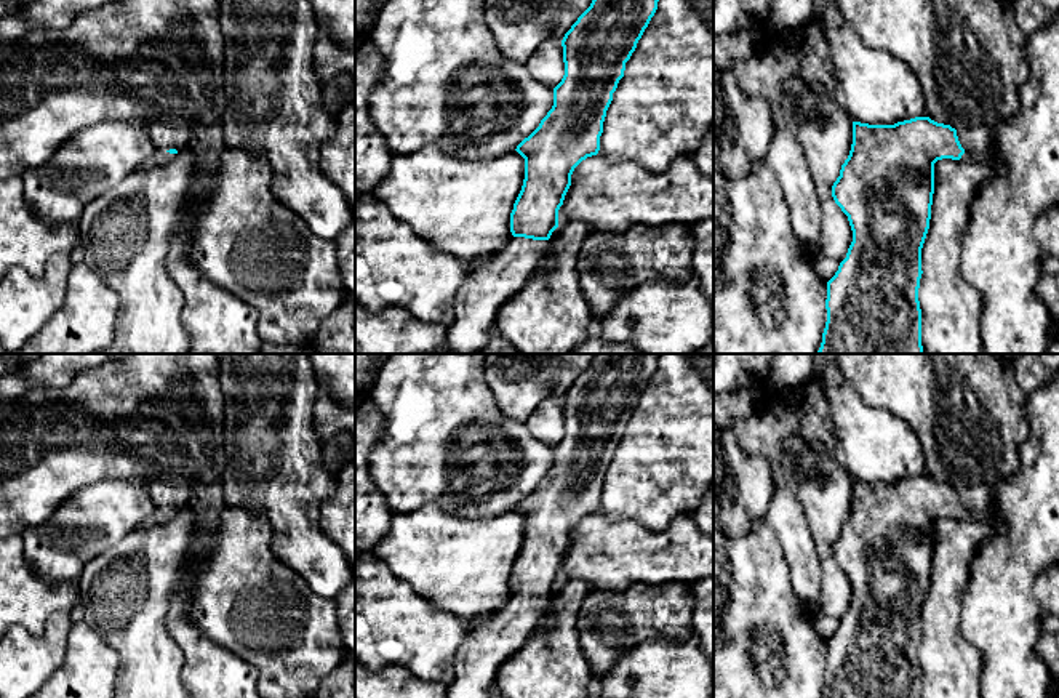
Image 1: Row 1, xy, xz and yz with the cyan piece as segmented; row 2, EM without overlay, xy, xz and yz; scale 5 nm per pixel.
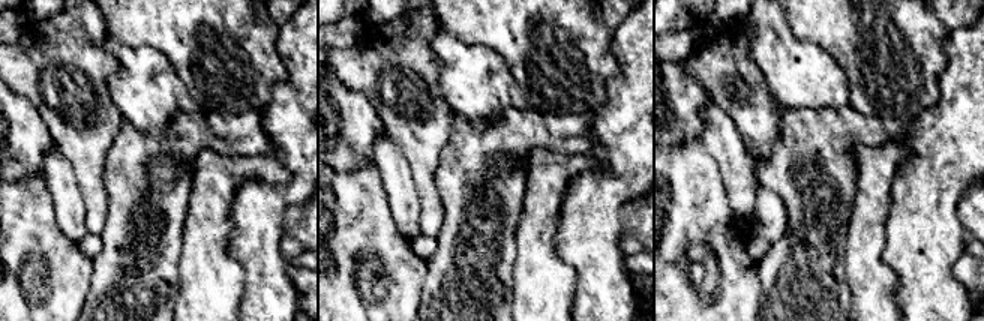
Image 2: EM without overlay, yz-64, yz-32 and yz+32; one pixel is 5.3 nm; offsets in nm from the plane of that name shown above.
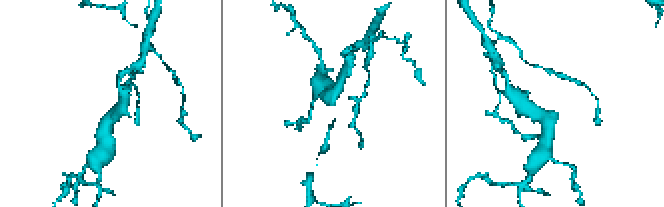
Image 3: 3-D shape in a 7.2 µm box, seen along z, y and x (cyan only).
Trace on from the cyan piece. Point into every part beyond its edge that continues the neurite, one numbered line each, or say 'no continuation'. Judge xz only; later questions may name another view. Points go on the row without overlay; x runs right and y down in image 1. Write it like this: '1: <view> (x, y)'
1: xz (495, 639)

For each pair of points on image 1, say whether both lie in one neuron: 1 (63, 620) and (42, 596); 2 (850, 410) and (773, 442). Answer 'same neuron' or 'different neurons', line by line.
1: different neurons
2: different neurons

